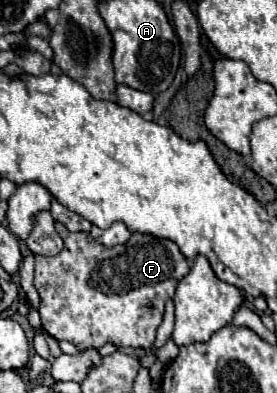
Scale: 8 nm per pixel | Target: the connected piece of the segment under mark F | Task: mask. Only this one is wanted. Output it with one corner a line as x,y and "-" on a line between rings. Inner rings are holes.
56,222
56,232
64,240
64,248
56,256
36,256
34,286
40,294
40,318
42,328
56,338
72,342
80,352
86,348
100,348
106,342
130,348
150,348
156,338
156,330
162,322
164,304
174,296
178,278
186,276
190,266
178,246
172,240
154,238
148,234
132,234
128,244
106,248
94,242
86,232
68,232
64,224

